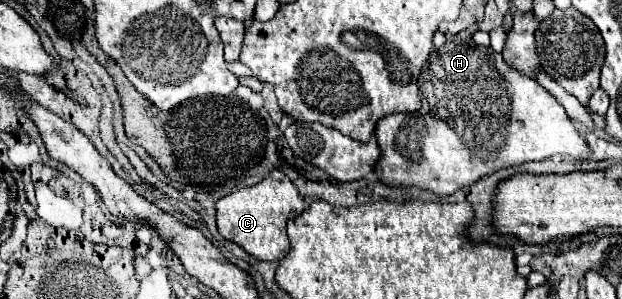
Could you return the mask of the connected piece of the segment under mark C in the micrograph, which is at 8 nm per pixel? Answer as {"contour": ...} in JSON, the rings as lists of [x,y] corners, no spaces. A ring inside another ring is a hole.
{"contour":[[[274,170],[268,178],[252,188],[232,192],[216,202],[216,224],[218,232],[242,246],[250,256],[268,262],[280,262],[290,252],[290,242],[286,236],[286,222],[300,216],[304,210],[304,198],[298,194],[296,186],[280,170]]]}

